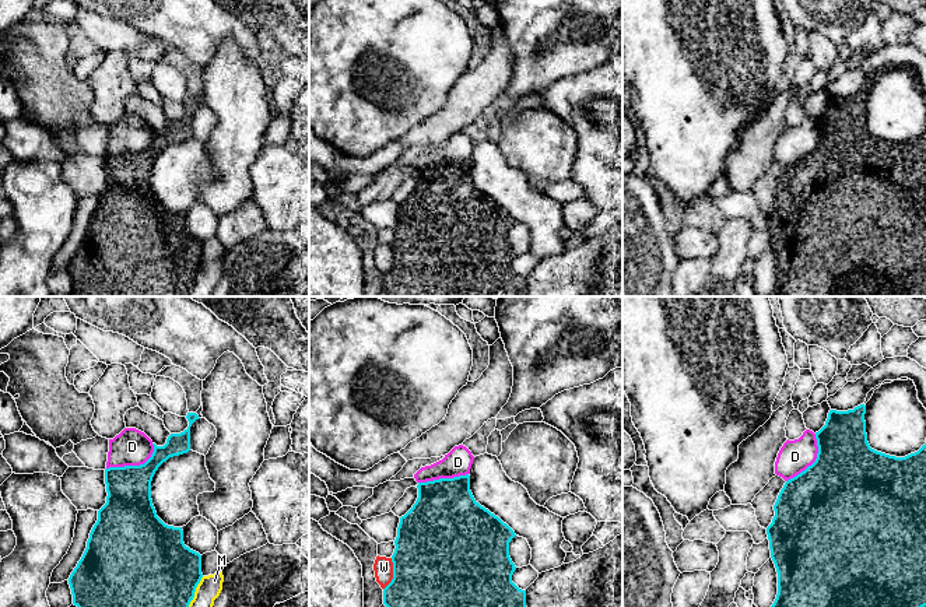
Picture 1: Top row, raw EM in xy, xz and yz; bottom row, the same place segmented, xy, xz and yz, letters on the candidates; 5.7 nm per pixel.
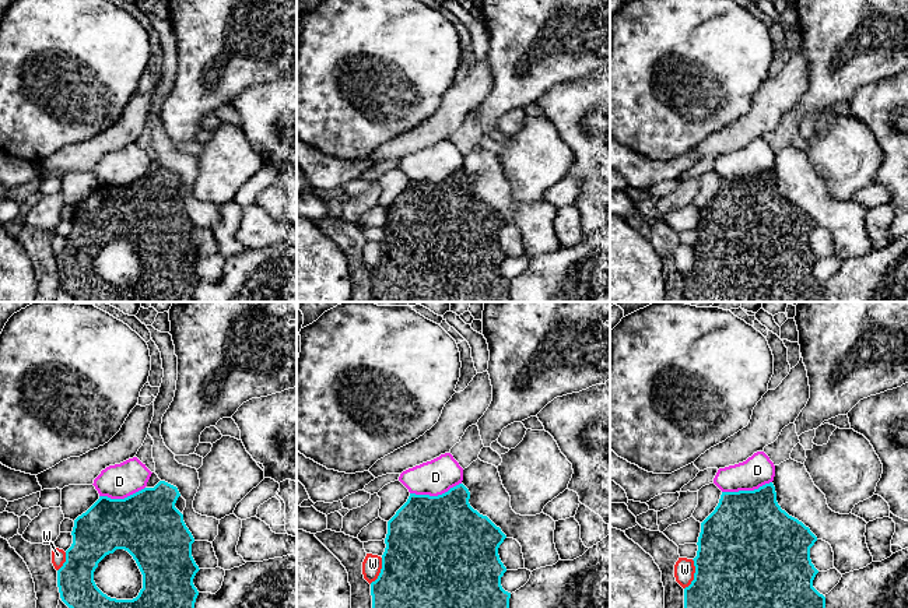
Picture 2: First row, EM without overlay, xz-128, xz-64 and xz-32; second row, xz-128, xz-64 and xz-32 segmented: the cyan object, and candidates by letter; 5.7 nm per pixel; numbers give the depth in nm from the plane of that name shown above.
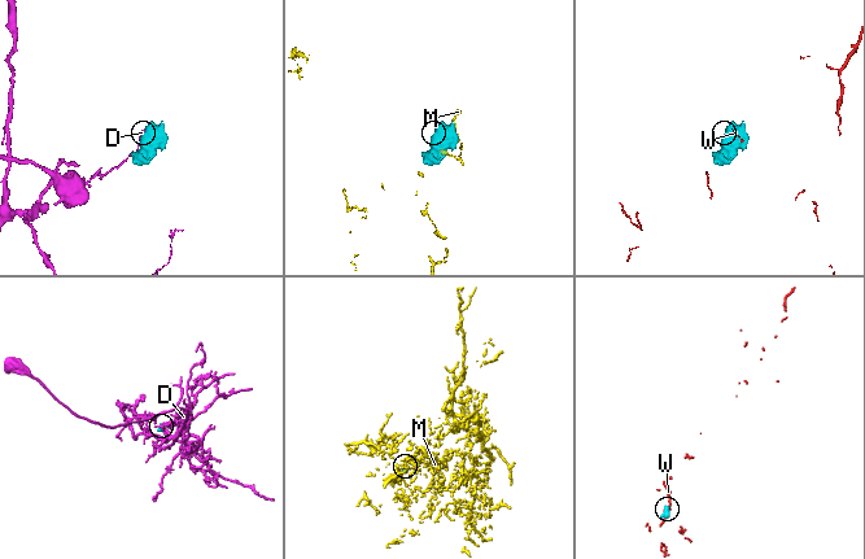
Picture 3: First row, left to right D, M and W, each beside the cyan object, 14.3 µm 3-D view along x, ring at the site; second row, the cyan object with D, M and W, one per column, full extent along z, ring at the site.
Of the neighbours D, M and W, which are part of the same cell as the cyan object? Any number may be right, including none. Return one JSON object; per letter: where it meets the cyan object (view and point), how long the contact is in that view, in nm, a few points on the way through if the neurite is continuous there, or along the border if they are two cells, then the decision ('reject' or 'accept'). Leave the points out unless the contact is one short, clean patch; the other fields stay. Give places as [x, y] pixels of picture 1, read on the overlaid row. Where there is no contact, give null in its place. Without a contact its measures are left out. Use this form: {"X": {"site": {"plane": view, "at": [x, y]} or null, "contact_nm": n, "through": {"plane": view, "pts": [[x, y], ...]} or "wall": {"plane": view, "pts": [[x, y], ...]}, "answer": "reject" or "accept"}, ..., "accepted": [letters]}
{"D": {"site": {"plane": "xy", "at": [133, 466]}, "contact_nm": 320, "answer": "reject"}, "M": {"site": {"plane": "xy", "at": [195, 590]}, "contact_nm": 200, "answer": "reject"}, "W": {"site": {"plane": "xz", "at": [393, 574]}, "contact_nm": 190, "answer": "reject"}, "accepted": []}

